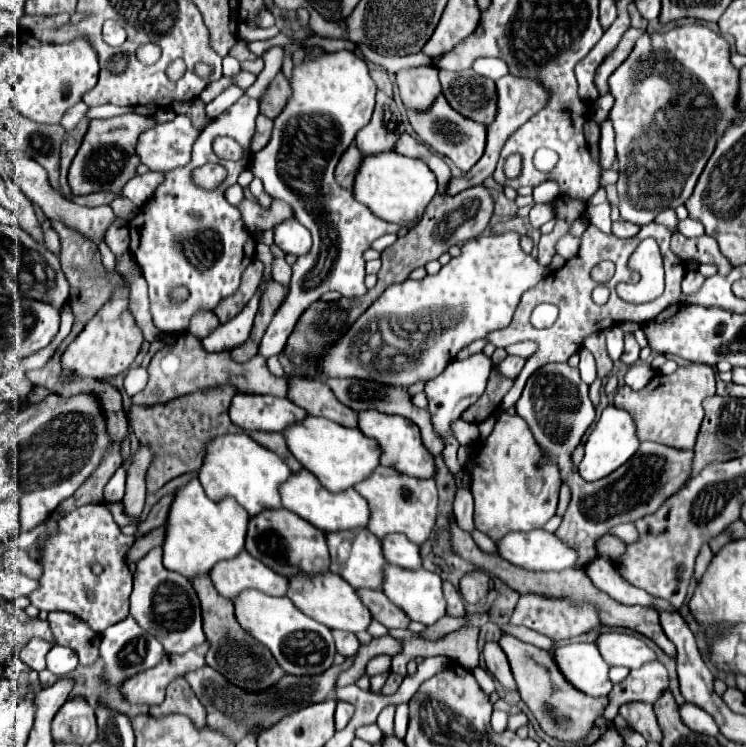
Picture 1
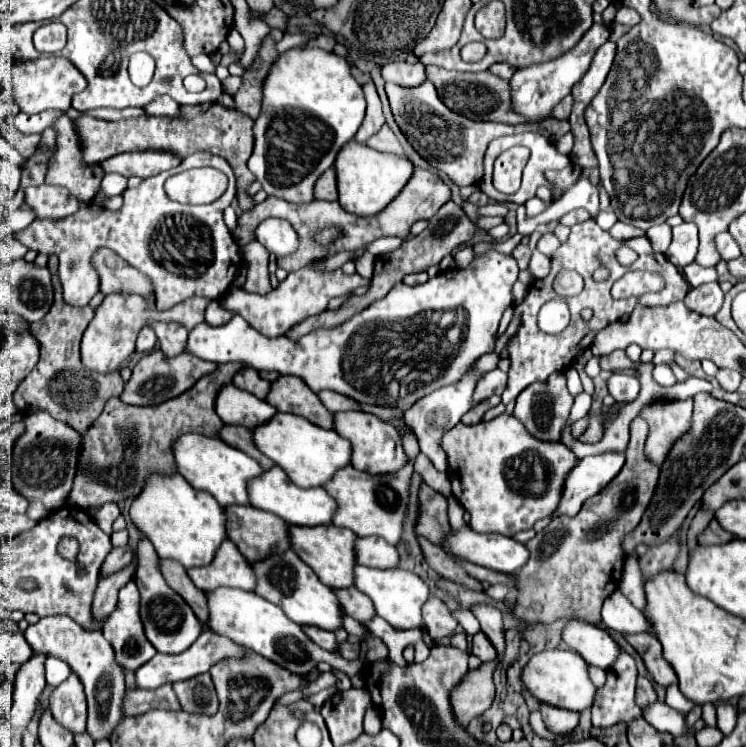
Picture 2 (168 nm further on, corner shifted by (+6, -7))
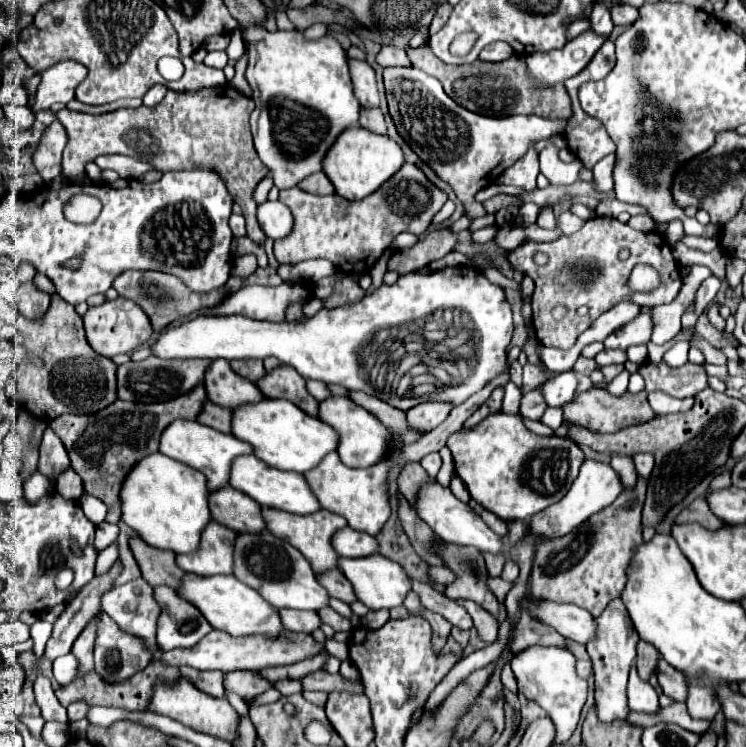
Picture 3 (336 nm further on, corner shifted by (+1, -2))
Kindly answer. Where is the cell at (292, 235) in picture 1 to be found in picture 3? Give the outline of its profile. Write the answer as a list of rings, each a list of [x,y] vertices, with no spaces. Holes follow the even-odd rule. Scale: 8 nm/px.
[[[264,202],[258,206],[258,224],[270,238],[284,238],[292,230],[292,212],[282,202]]]

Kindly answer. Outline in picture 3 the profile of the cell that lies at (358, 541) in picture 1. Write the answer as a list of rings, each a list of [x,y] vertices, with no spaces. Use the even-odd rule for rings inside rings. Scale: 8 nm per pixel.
[[[264,508],[262,518],[266,522],[266,530],[272,532],[272,534],[278,534],[278,538],[282,538],[282,540],[290,542],[294,548],[298,548],[302,552],[302,556],[312,564],[314,572],[324,572],[324,570],[336,568],[338,556],[332,550],[330,540],[332,540],[332,534],[338,528],[346,526],[346,520],[342,516],[328,512],[328,510],[318,510],[318,512],[312,512],[312,514],[298,516],[298,514],[290,514],[290,512],[274,510],[274,508]]]

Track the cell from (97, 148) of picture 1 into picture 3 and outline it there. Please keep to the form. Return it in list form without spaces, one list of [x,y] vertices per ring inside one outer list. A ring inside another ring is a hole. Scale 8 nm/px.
[[[54,120],[44,130],[36,152],[32,154],[32,162],[44,182],[52,182],[60,176],[64,146],[66,146],[66,130],[58,120]]]

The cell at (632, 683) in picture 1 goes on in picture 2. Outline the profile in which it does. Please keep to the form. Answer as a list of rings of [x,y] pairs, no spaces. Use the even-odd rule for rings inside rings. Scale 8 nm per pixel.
[[[621,651],[621,659],[607,669],[607,683],[597,689],[597,699],[591,711],[593,727],[611,727],[641,717],[641,707],[635,703],[637,677],[635,659]]]

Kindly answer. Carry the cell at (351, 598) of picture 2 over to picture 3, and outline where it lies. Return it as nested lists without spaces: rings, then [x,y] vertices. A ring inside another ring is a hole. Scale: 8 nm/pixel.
[[[338,568],[326,570],[324,574],[316,574],[316,580],[326,588],[326,592],[328,592],[330,596],[334,596],[334,598],[338,598],[338,600],[342,600],[342,602],[346,602],[346,604],[356,602],[354,590],[352,590],[350,582],[346,580],[346,576],[344,576]]]

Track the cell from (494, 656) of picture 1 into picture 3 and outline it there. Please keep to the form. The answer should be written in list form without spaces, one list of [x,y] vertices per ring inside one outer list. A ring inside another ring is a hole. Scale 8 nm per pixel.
[[[456,600],[456,602],[462,608],[466,608],[466,612],[472,616],[474,626],[476,626],[480,638],[486,640],[486,642],[494,642],[496,636],[498,636],[498,624],[496,624],[496,620],[490,618],[490,614],[482,606],[478,606],[476,602],[470,602],[470,600]]]

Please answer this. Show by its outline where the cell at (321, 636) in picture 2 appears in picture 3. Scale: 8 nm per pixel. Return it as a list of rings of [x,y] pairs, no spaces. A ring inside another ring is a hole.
[[[282,608],[278,610],[280,614],[280,620],[282,620],[282,626],[286,630],[294,630],[294,632],[306,632],[310,634],[312,630],[320,628],[320,618],[314,610],[288,610],[288,608]]]

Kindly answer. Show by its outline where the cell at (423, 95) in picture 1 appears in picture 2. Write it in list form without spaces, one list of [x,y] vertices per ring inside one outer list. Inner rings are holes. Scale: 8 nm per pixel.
[[[393,61],[393,63],[383,65],[381,75],[385,81],[397,83],[401,87],[419,87],[427,79],[423,63],[409,65],[405,61]]]

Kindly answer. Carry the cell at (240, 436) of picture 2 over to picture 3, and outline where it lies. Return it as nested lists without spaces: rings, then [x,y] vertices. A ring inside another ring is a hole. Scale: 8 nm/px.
[[[210,400],[204,402],[202,412],[196,418],[200,424],[206,424],[214,430],[220,432],[230,432],[230,422],[232,422],[232,410],[226,410],[222,406],[214,406]]]

